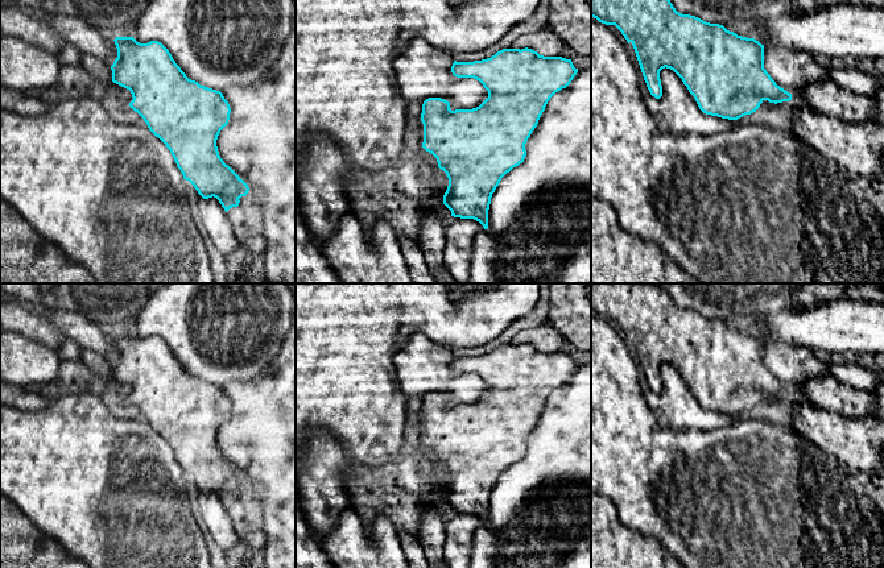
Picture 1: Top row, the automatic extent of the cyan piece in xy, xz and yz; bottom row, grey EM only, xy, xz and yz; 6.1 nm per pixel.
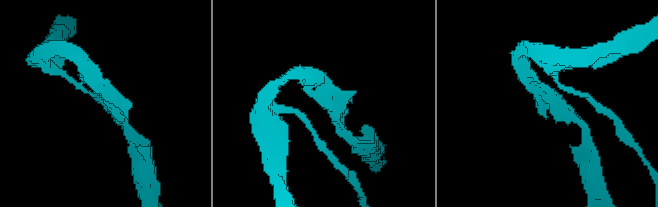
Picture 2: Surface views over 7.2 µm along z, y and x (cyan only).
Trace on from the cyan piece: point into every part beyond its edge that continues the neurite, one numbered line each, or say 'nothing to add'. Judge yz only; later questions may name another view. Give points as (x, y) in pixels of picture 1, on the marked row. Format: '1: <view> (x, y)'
nothing to add

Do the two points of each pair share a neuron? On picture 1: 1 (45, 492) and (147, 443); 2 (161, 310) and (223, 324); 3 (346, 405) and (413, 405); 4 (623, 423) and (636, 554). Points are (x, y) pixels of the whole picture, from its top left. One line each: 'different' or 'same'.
1: same
2: same
3: different
4: different

